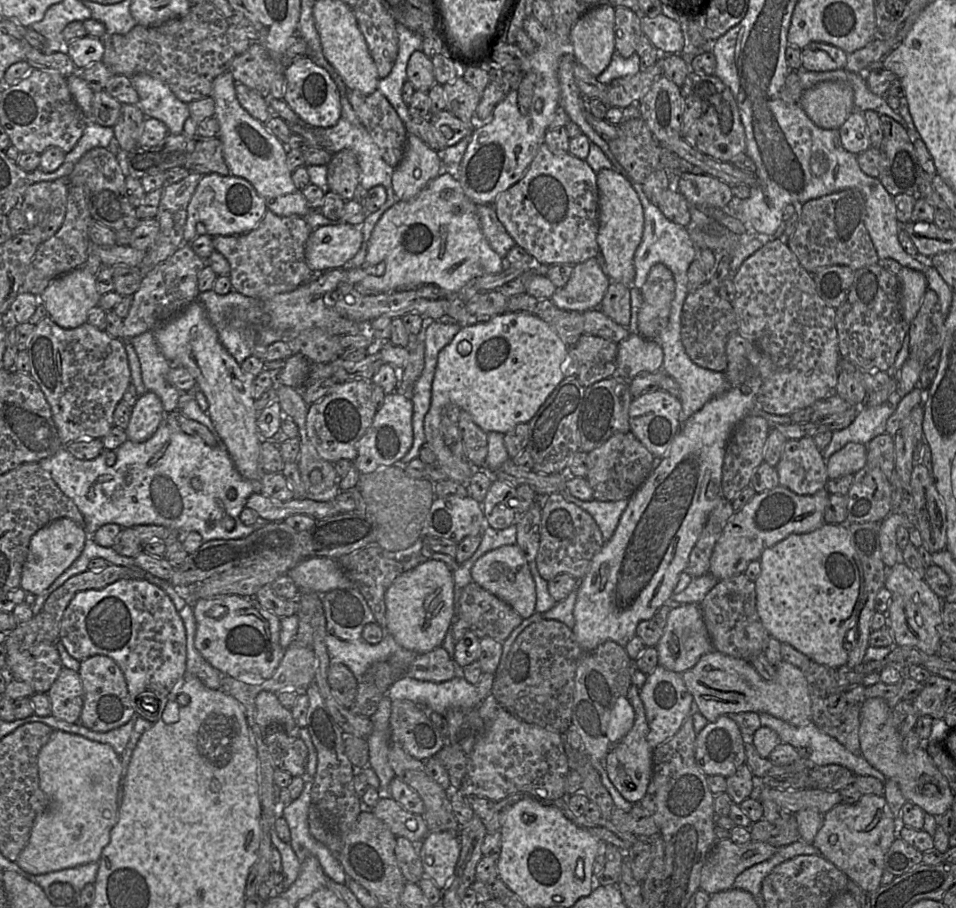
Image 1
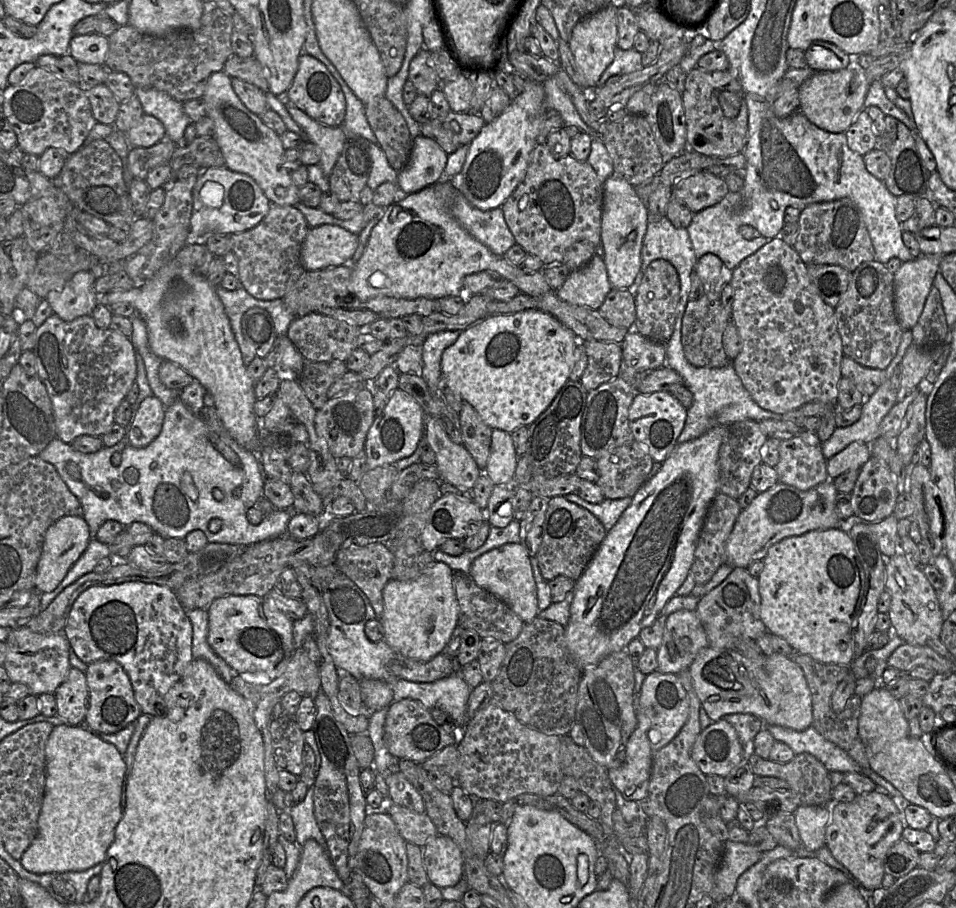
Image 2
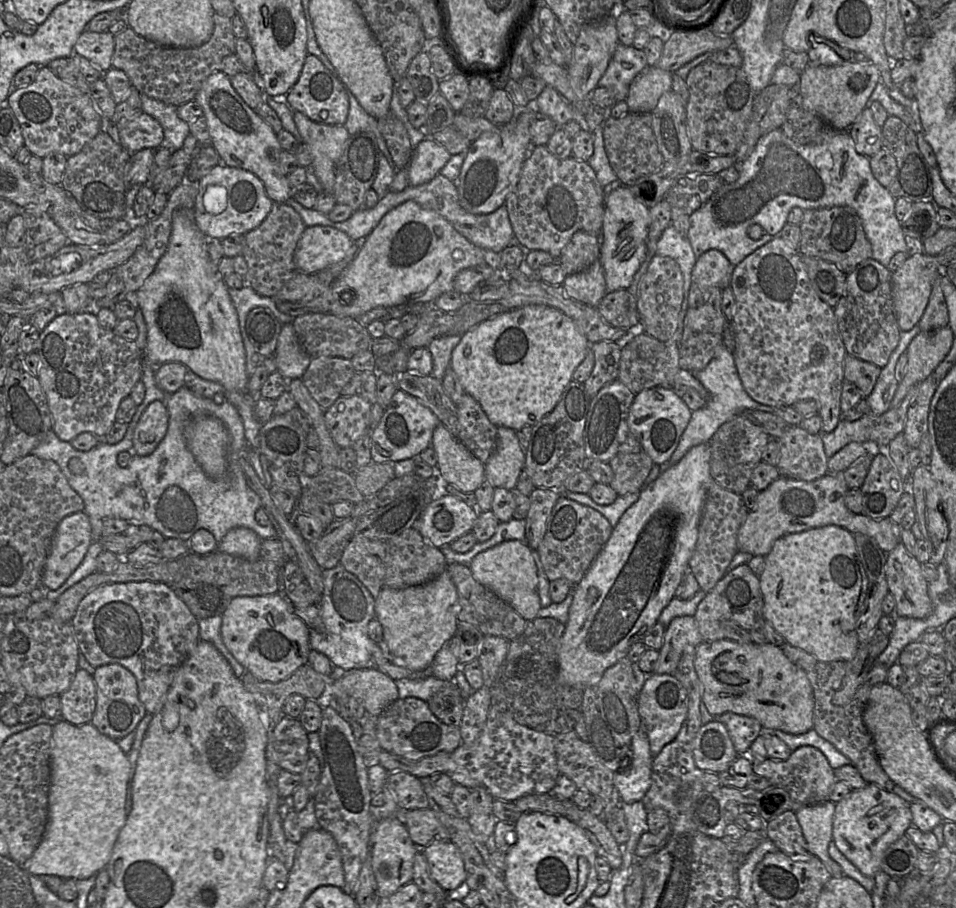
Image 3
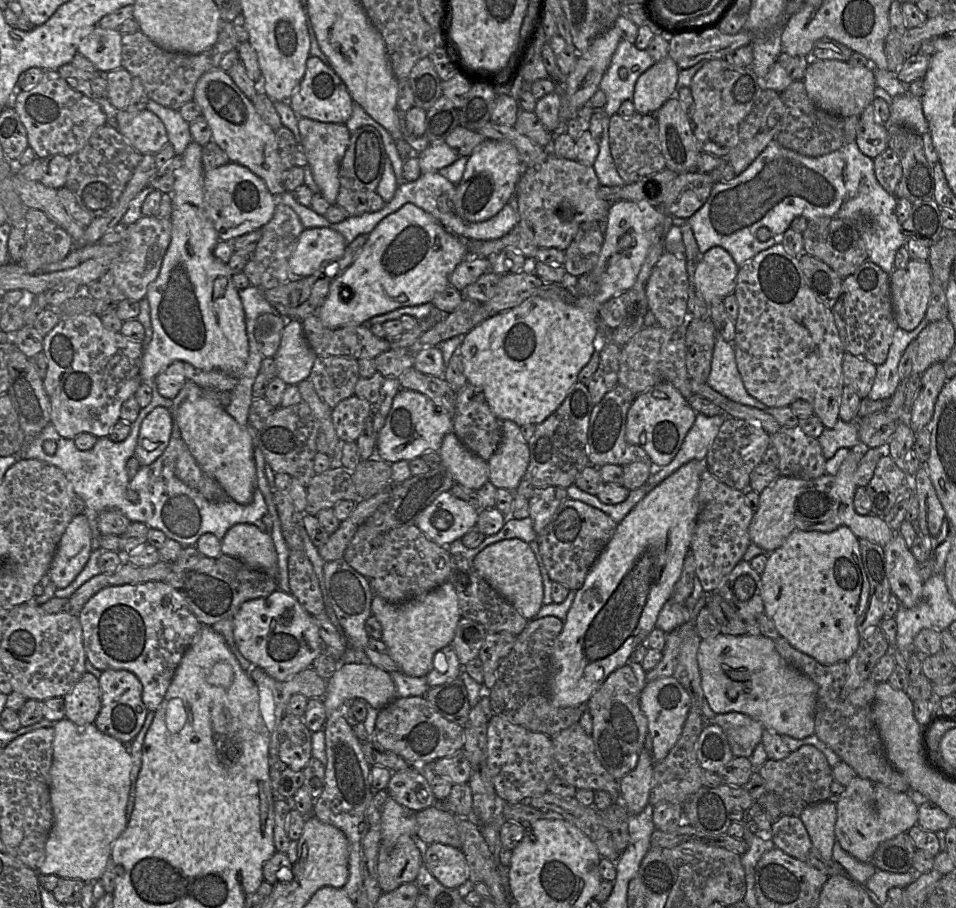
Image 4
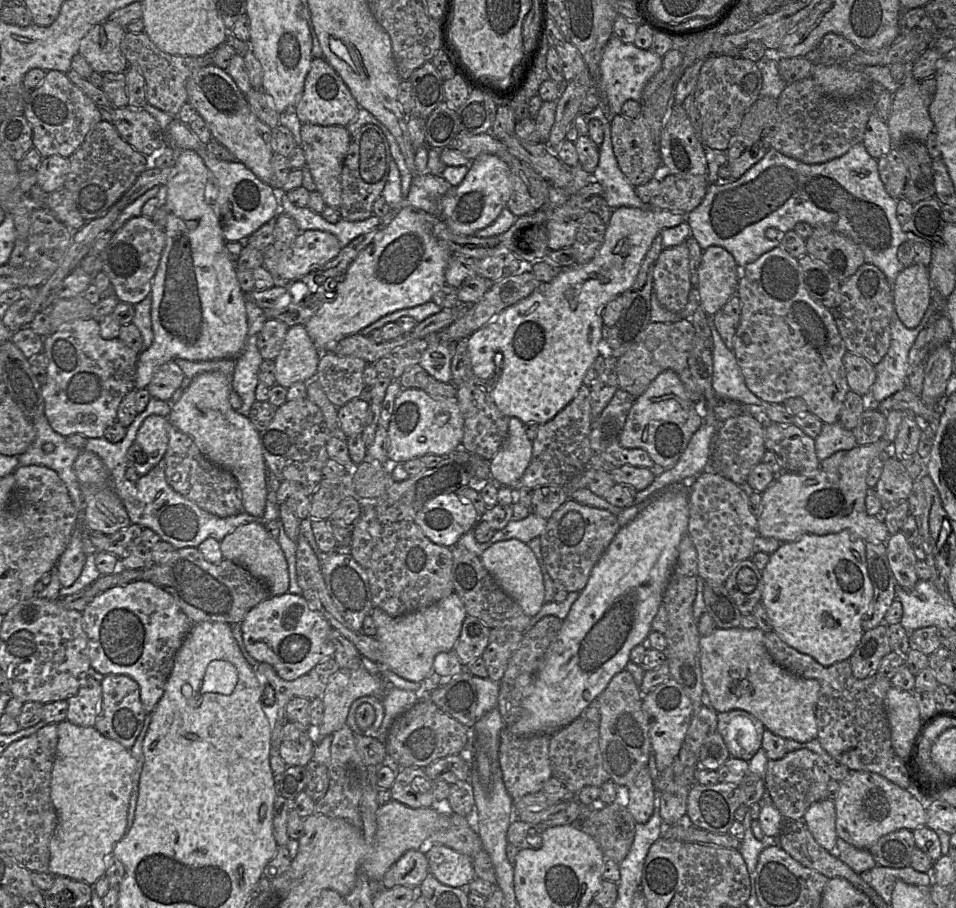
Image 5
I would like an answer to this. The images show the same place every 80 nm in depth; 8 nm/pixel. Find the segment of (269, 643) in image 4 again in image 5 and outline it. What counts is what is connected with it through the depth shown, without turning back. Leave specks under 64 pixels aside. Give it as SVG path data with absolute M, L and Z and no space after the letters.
M289 592L263 600L241 622L248 653L256 661L270 664L286 681L295 680L309 673L318 663L333 658L335 650L330 641L332 629L320 612L309 608L302 595Z

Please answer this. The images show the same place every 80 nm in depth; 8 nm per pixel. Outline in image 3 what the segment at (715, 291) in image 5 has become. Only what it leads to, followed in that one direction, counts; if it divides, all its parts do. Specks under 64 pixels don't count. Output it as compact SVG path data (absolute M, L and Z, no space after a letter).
M708 250L697 259L692 271L692 282L705 292L712 287L724 289L730 286L733 268L721 251Z

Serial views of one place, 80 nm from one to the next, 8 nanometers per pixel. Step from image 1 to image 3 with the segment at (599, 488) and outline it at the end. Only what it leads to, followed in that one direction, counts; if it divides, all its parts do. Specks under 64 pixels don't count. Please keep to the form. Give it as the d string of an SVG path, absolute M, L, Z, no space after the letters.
M643 450L638 453L620 453L609 461L614 478L609 484L618 496L640 492L654 462Z

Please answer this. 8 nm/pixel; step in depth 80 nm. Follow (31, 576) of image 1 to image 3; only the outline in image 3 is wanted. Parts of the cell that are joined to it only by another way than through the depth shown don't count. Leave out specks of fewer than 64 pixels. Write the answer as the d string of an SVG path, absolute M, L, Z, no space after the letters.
M85 512L63 518L53 535L41 583L52 591L62 586L82 562L91 543L91 526Z

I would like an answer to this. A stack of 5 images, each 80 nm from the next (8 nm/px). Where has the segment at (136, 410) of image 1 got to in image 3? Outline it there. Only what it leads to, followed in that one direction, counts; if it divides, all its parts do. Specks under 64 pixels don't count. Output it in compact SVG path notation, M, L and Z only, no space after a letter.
M153 401L141 415L133 433L133 454L148 456L154 452L166 435L168 428L167 407Z

